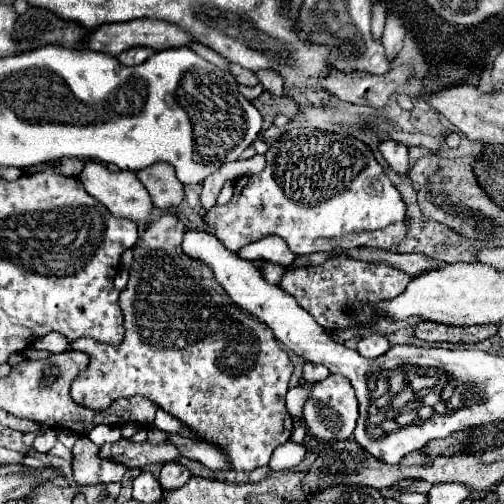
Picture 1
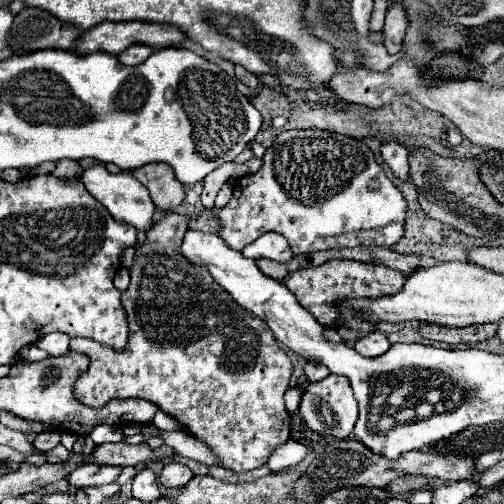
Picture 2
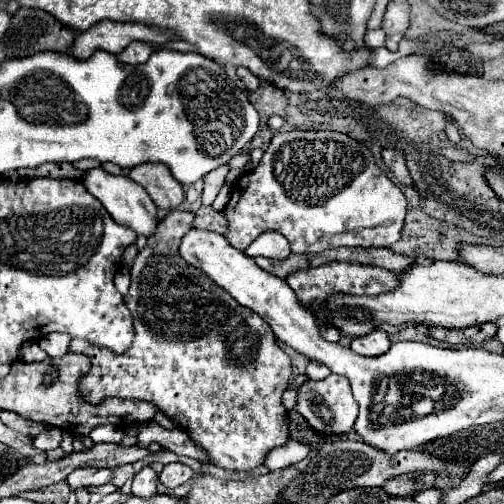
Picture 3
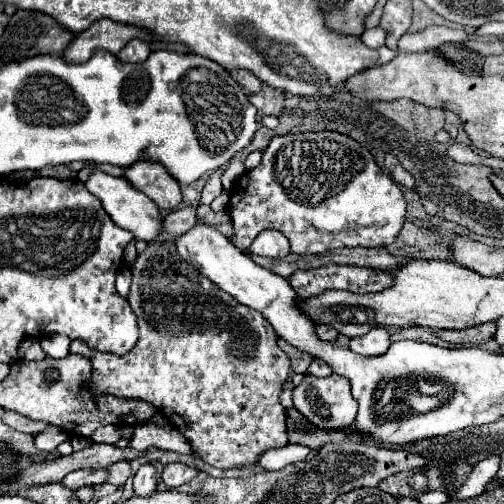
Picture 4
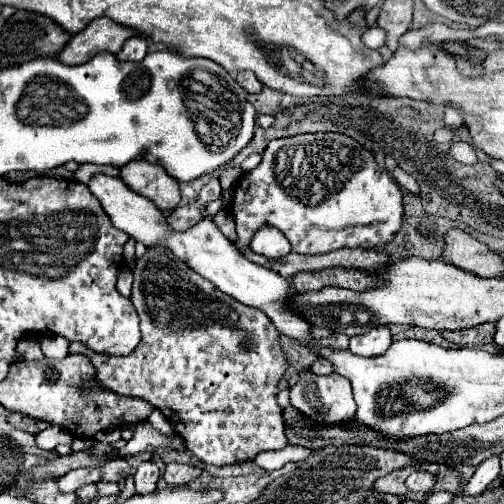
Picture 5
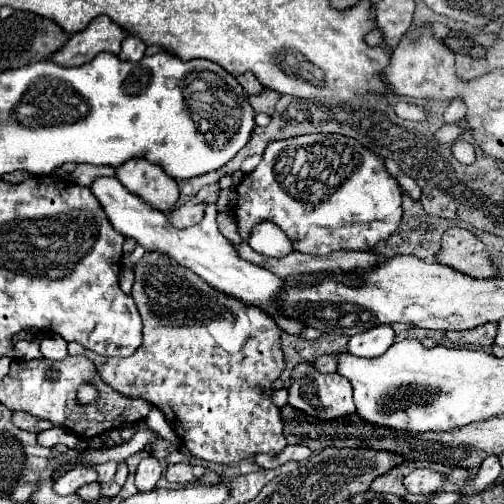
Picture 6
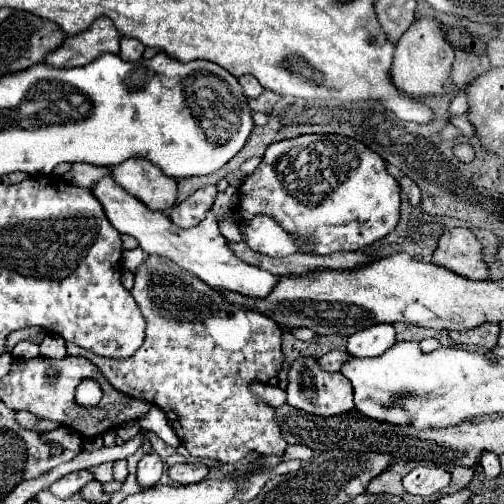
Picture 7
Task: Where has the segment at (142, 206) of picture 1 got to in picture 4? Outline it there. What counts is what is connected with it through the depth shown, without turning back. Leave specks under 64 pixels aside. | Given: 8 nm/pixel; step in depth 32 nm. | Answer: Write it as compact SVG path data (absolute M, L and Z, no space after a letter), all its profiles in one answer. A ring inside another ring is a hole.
M92 172L88 182L86 182L86 188L102 202L102 206L110 214L112 222L116 226L128 230L130 234L134 234L136 240L144 240L146 244L152 244L152 242L156 242L158 236L162 236L162 216L160 216L160 210L140 190L130 188L128 180L114 178L114 176L108 176L104 172Z

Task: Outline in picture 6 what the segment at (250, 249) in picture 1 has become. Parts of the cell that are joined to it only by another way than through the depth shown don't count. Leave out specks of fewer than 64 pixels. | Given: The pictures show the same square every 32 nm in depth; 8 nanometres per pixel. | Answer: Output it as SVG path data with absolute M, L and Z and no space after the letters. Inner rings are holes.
M260 220L260 222L256 222L256 228L250 230L248 244L250 244L250 248L256 250L258 254L274 256L274 258L288 256L288 254L294 250L292 240L284 234L282 228L278 228L278 226L276 226L274 222L270 222L270 220Z

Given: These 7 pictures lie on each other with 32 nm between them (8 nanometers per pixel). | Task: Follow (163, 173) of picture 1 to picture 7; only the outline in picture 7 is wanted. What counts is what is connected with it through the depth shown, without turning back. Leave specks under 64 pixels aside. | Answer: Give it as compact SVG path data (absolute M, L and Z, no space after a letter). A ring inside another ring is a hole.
M128 158L122 164L112 166L110 176L150 210L168 210L176 202L176 180L164 176L160 168L148 160Z

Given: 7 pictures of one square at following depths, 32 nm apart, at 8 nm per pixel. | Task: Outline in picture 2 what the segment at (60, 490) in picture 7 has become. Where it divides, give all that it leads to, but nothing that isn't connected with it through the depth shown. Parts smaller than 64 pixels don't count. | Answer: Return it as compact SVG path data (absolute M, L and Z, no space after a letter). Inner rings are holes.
M82 464L78 466L70 476L68 482L74 490L78 488L86 488L86 486L102 486L102 484L110 484L116 480L116 476L120 474L118 466L98 466L98 464Z

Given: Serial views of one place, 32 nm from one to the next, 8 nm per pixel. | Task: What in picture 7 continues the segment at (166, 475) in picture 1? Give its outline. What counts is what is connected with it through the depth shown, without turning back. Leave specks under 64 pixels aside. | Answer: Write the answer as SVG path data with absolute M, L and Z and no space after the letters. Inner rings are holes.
M174 464L170 466L168 474L178 484L192 484L208 476L208 466L206 464Z

